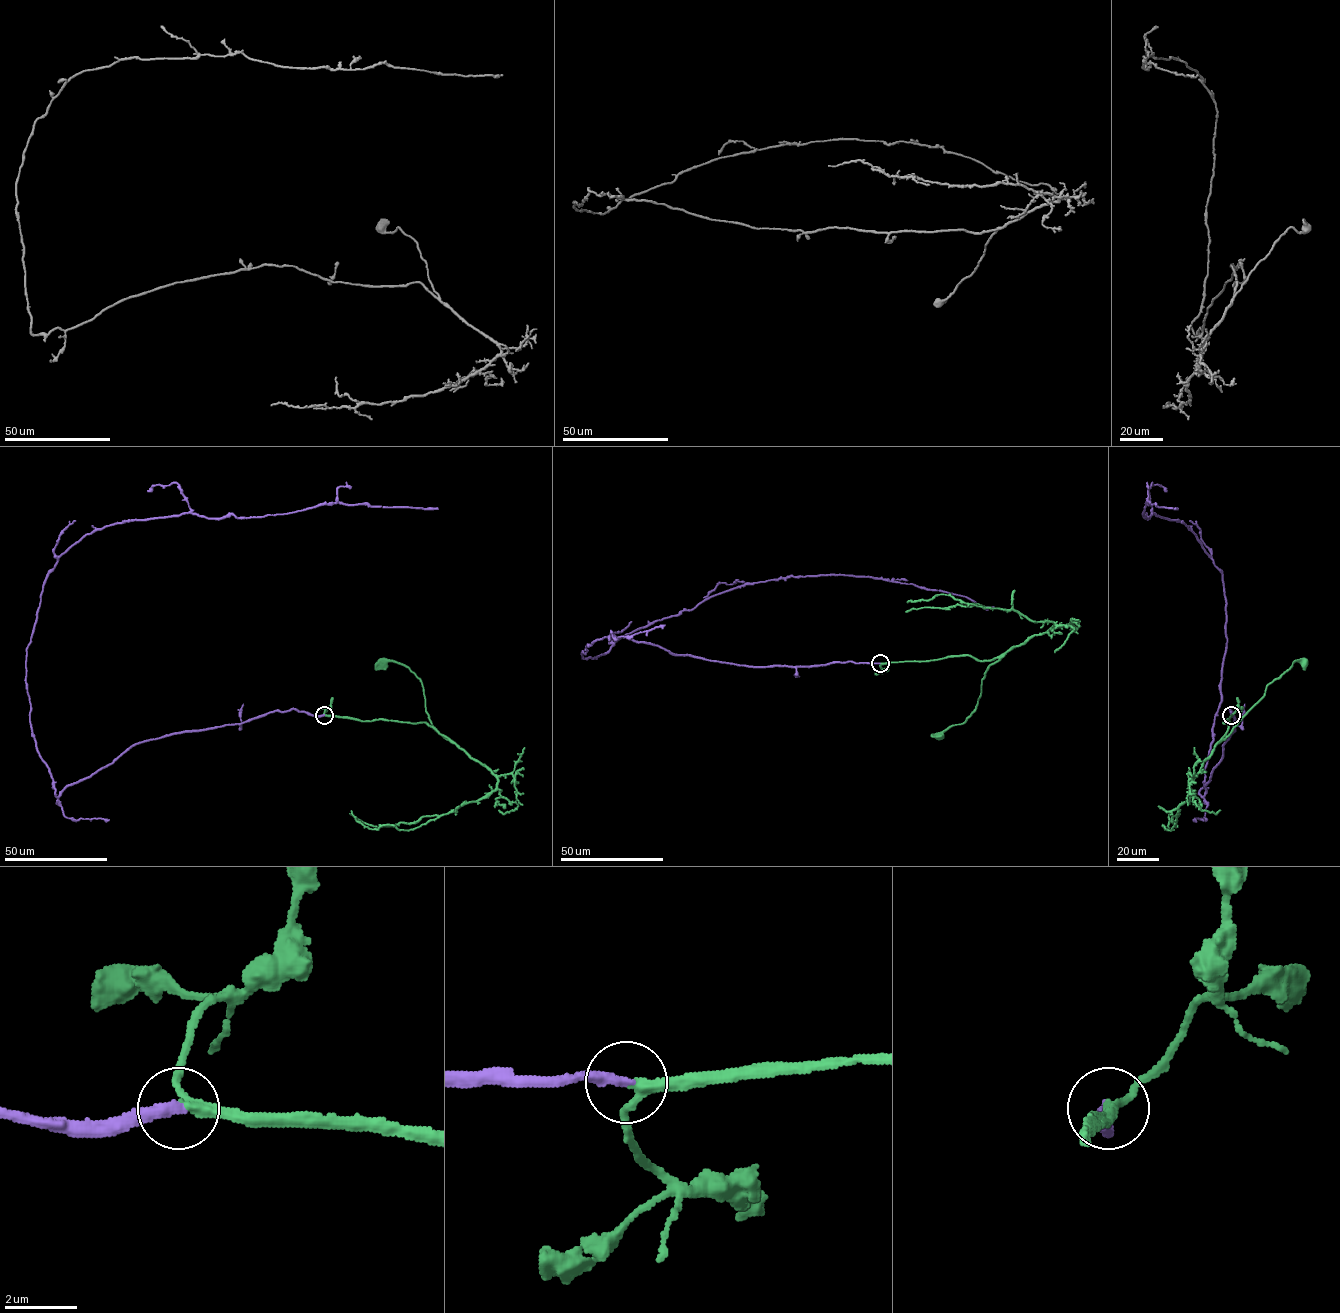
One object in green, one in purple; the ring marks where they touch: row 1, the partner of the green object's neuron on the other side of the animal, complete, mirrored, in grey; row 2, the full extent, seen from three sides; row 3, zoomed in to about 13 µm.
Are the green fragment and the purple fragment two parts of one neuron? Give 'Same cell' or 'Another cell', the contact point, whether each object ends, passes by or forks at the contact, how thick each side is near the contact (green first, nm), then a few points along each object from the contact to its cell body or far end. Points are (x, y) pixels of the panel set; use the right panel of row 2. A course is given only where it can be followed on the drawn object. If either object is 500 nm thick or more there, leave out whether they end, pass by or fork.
Same cell. Place: (1231, 715). At the ring green passes by. At the ring purple ends. Thickness 240 nm (green) against 320 nm. Course of green: (1231, 715), (1223, 723), (1228, 722), (1228, 728), (1222, 739), (1264, 695), (1266, 686), (1295, 661), (1303, 662). Course of purple: (1231, 715), (1202, 797), (1226, 604), (1195, 534), (1143, 514), (1149, 502), (1175, 509)

